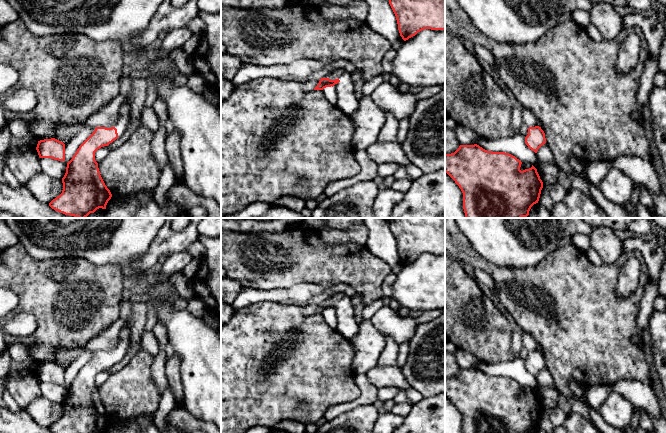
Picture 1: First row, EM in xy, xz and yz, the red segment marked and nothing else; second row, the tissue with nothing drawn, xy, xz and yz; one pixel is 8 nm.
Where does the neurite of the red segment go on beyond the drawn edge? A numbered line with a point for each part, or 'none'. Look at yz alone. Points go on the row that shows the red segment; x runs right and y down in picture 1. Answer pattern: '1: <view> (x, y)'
none

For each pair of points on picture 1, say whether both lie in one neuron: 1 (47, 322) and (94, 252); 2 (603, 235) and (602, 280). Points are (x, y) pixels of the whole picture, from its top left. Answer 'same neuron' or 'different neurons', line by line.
1: different neurons
2: different neurons

